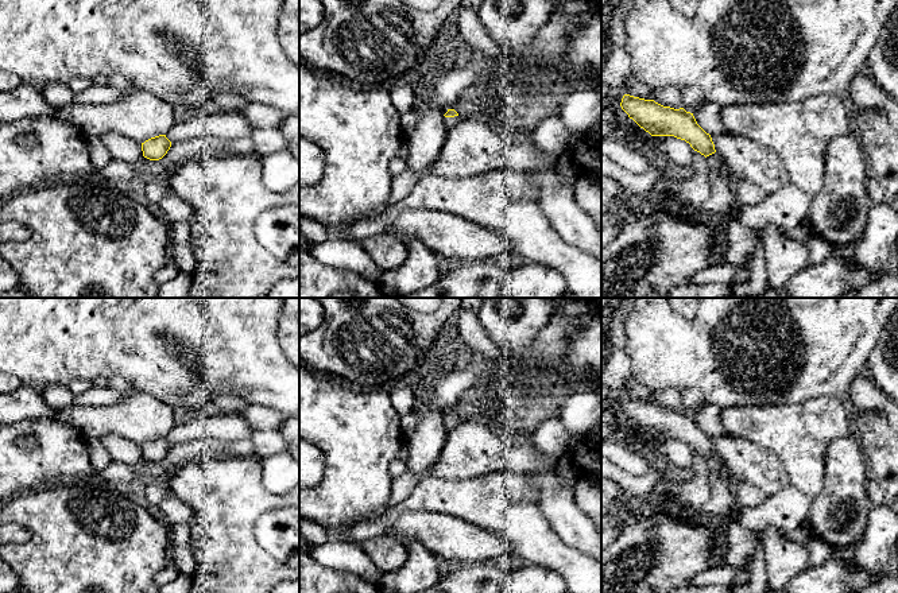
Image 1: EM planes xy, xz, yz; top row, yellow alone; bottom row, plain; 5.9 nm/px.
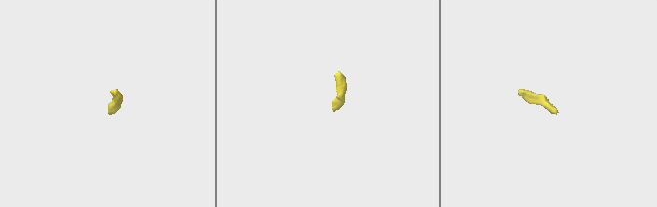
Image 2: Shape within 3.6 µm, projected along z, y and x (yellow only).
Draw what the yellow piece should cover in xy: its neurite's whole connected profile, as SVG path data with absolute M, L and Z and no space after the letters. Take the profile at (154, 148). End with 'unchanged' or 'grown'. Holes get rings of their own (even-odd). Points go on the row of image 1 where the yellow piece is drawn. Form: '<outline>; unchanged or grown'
M159 135L142 143L143 156L150 160L162 159L170 147L171 142L166 137L166 135Z; unchanged

